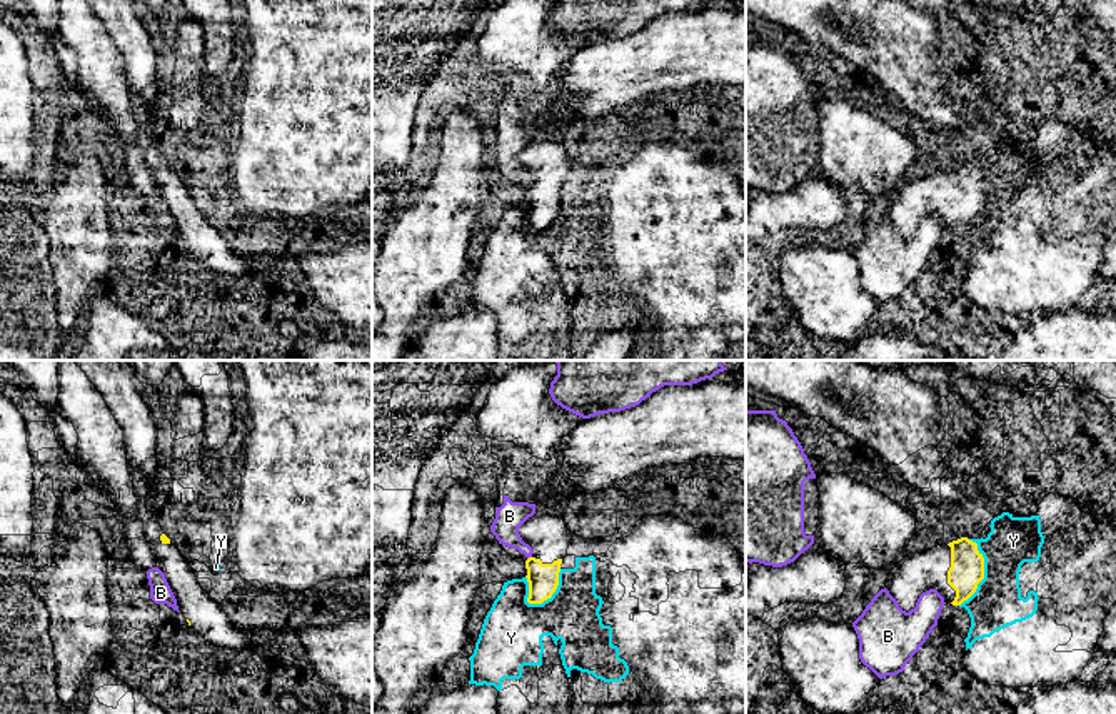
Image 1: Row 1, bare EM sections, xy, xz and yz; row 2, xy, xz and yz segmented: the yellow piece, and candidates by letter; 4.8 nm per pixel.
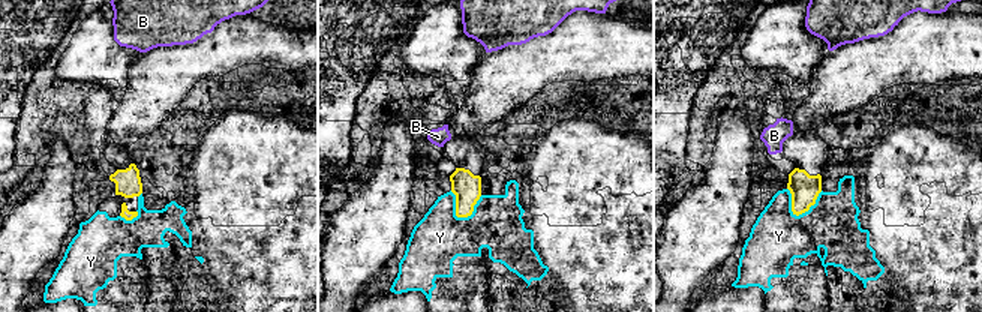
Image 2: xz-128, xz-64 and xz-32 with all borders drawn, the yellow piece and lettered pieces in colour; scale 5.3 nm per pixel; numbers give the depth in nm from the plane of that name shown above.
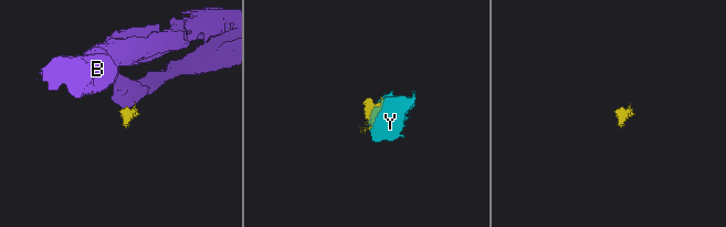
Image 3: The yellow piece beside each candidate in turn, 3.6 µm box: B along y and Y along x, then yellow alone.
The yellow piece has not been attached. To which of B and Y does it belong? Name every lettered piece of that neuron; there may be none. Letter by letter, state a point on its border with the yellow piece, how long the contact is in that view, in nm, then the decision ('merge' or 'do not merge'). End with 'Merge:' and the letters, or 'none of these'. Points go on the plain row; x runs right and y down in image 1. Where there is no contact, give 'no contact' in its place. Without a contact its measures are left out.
B: xz (529, 184) | 30 nm | do not merge
Y: xz (551, 222) | 240 nm | do not merge
Merge: none of these

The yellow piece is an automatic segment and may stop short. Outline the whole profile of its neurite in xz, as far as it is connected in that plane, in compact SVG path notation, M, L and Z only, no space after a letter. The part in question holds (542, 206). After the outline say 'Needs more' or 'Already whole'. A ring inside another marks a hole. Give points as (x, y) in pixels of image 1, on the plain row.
M555 133L535 138L520 153L519 160L534 180L525 187L529 209L529 230L550 225L559 212L562 185L572 165L571 157Z. Needs more

